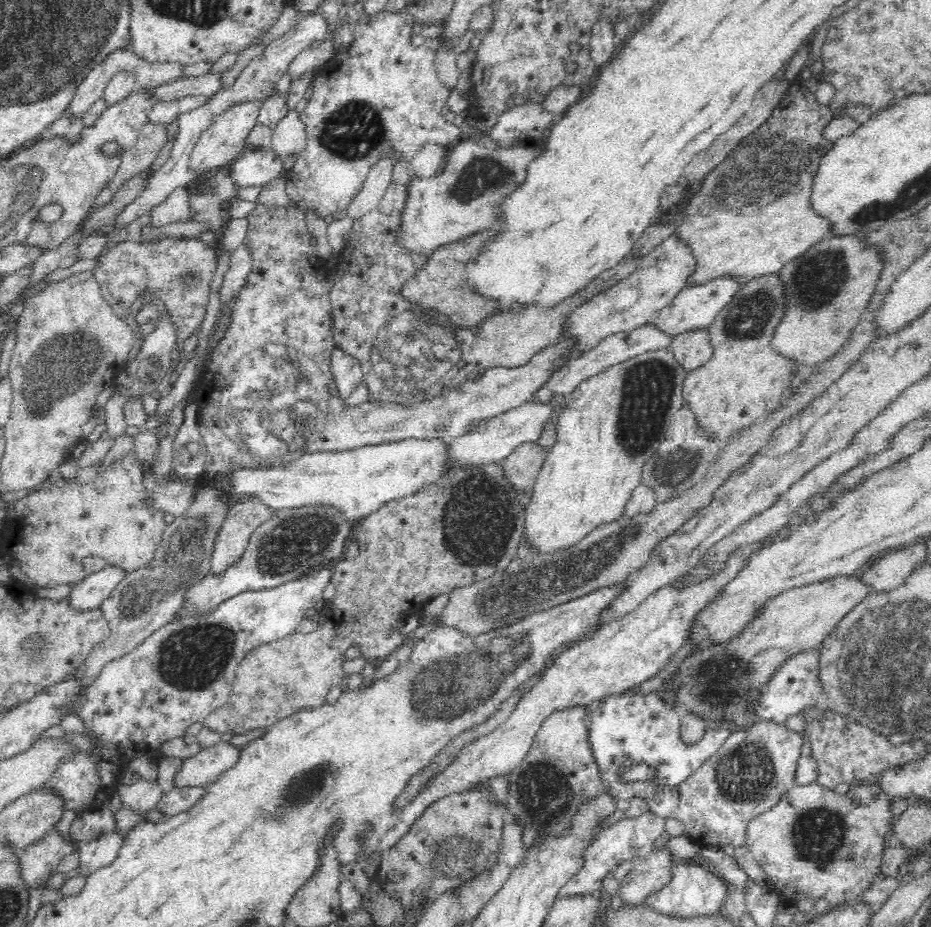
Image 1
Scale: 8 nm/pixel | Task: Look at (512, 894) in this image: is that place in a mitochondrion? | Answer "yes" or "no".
no

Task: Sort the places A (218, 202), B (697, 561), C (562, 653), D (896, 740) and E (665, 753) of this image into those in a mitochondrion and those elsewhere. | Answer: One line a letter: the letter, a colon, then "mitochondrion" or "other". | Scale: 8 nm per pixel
A: other
B: other
C: other
D: mitochondrion
E: other

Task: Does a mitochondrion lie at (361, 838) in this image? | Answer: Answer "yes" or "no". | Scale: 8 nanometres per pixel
no

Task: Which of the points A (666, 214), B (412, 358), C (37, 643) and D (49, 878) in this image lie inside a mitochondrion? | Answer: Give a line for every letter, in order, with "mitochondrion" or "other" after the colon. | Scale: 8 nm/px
A: other
B: mitochondrion
C: mitochondrion
D: other

